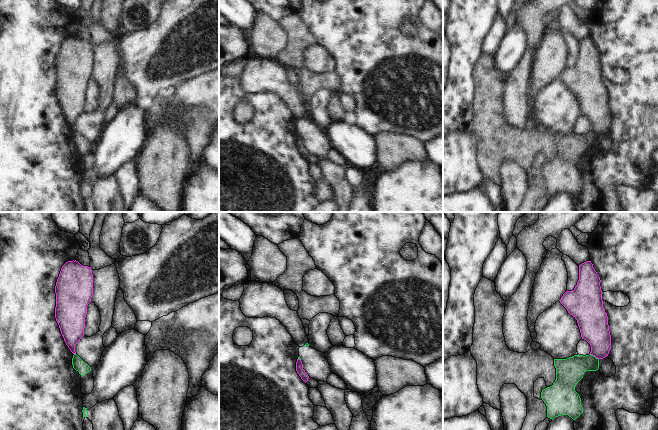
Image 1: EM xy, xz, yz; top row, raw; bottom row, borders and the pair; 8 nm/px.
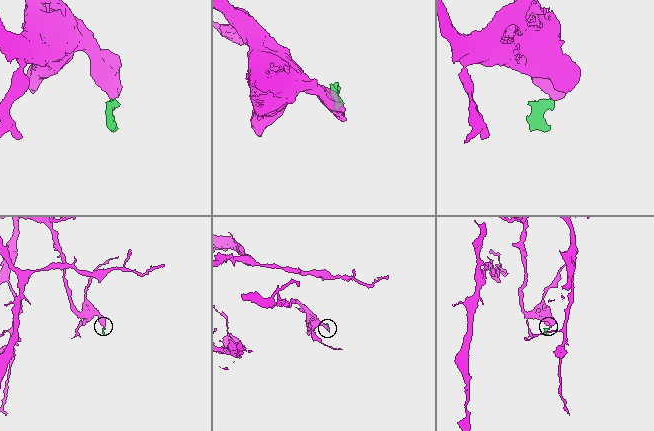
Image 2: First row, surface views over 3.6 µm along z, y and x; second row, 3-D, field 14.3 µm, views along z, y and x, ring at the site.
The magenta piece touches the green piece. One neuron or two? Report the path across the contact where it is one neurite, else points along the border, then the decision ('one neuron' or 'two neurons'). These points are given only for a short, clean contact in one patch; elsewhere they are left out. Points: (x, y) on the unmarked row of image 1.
border along yz (590, 129), (598, 135); two neurons

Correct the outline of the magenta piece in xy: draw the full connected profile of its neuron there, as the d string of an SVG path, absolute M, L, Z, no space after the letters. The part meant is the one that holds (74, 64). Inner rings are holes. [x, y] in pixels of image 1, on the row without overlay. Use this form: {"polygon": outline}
{"polygon": "M78 37L66 38L60 47L55 62L56 83L55 94L61 110L70 127L75 128L75 121L84 112L87 82L93 72L93 50L91 43L83 42Z"}

